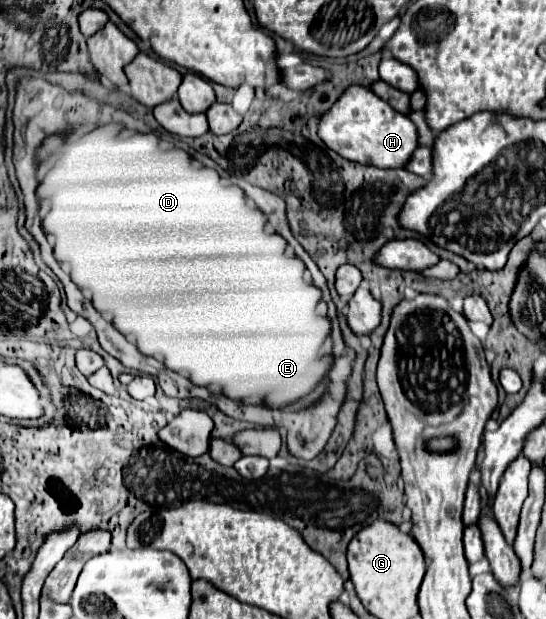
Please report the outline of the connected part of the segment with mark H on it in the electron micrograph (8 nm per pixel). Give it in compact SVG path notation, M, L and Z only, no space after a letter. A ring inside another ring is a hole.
M349 85L339 95L333 107L321 115L317 135L341 157L381 169L403 169L417 149L417 131L407 115L393 111L389 103L379 99L369 87L363 85Z

